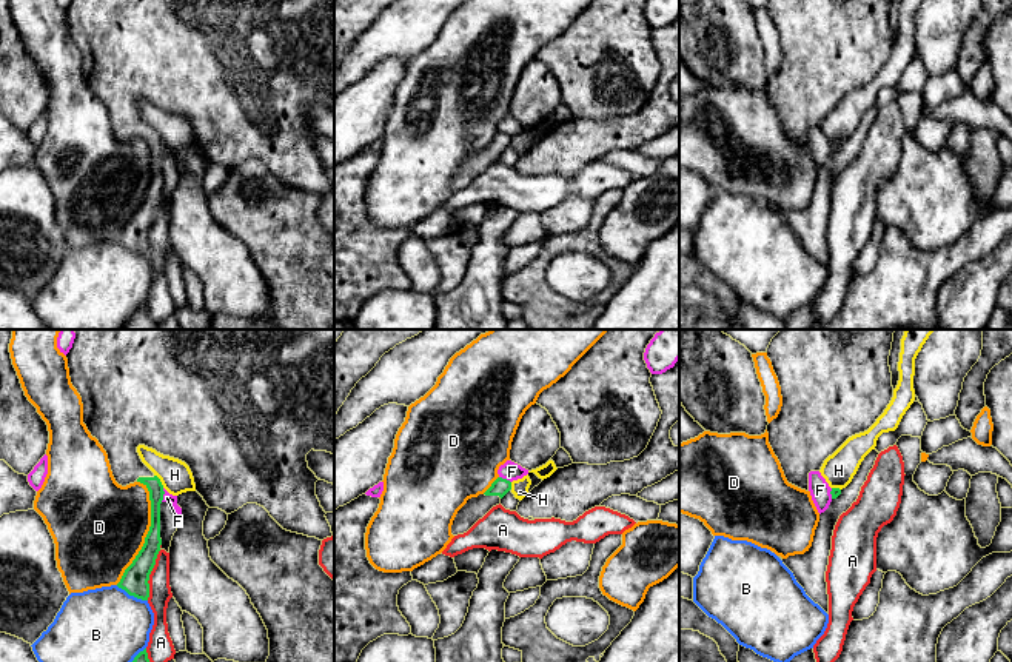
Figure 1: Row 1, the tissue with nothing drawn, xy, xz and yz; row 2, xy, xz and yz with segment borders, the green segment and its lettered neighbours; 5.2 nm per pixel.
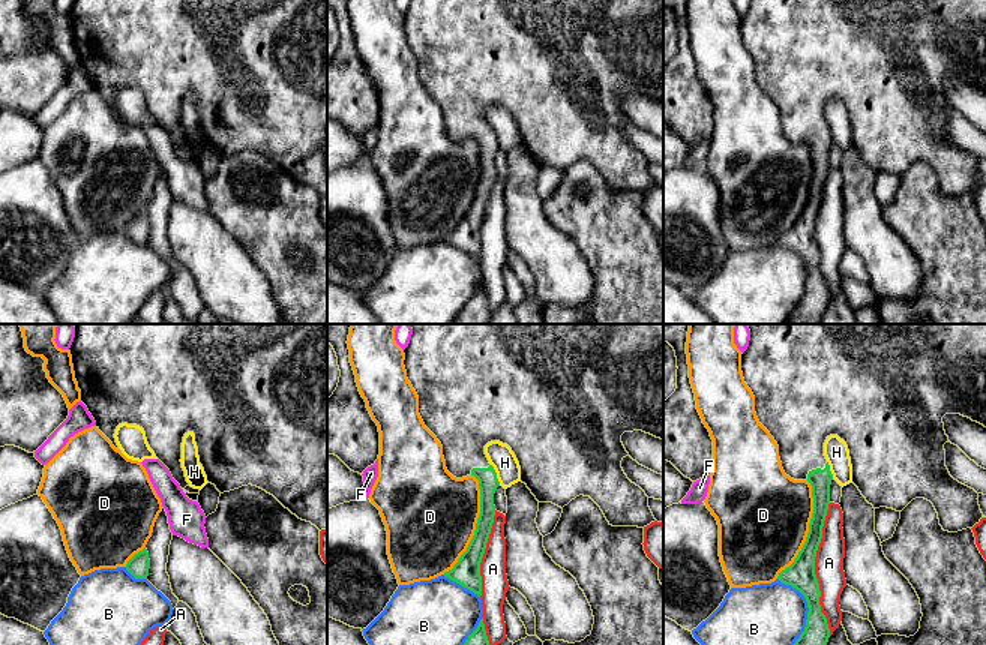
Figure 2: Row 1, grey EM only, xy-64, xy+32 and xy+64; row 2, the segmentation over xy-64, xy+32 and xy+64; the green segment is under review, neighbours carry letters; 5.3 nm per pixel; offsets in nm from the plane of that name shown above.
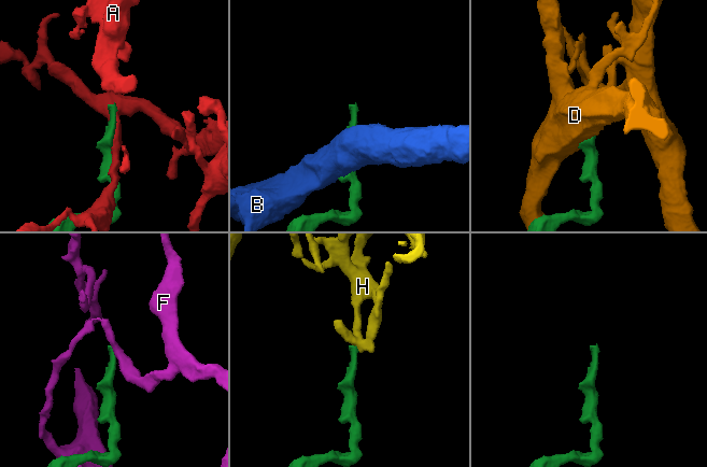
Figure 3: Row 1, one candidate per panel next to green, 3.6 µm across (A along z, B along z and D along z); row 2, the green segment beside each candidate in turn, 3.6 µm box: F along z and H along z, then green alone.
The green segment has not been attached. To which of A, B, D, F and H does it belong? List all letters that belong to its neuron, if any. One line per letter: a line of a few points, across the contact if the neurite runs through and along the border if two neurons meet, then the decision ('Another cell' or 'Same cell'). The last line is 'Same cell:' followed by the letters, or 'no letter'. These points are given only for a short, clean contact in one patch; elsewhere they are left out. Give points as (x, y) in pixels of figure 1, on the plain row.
A: Another cell
B: Another cell
D: Another cell
F: Line: xy (164, 143), (160, 156). Another cell
H: Line: xy (154, 130), (164, 142). Another cell
Same cell: no letter

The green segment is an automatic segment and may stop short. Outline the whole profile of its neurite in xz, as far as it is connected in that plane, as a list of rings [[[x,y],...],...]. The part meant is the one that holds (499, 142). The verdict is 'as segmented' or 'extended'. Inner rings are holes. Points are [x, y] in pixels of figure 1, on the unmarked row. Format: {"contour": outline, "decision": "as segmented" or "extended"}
{"contour": [[[498,132],[484,149],[468,154],[467,159],[457,166],[453,176],[451,189],[457,191],[467,188],[493,162],[499,160],[501,154],[510,145],[511,145],[511,137]]], "decision": "extended"}

